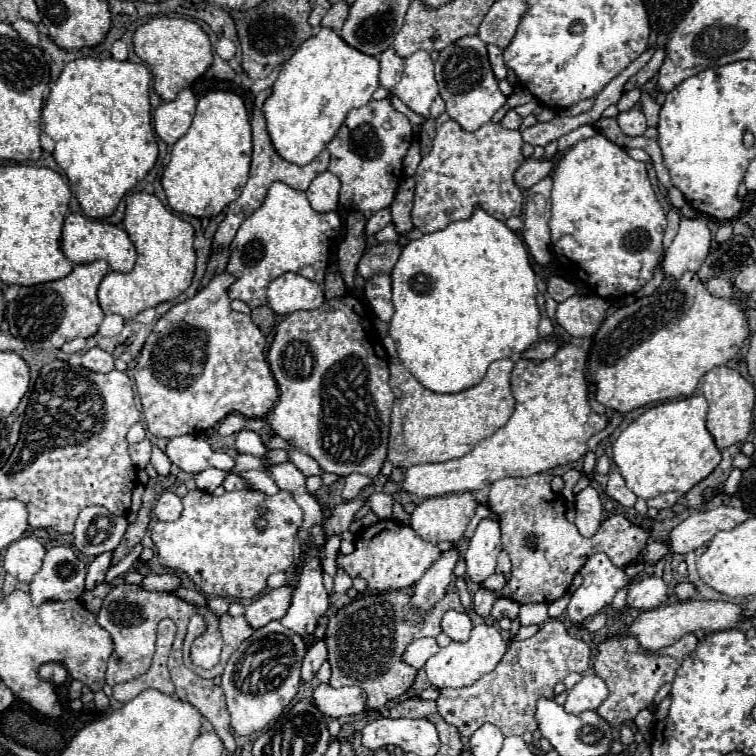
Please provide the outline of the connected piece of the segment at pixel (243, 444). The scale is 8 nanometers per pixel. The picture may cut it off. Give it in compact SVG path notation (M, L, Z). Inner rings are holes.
M239 430L235 434L235 448L241 454L253 454L257 458L265 458L271 450L271 448L265 446L261 434L257 434L253 430Z

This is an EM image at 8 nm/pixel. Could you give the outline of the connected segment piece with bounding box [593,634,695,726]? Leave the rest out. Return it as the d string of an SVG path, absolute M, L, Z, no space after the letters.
M689 634L681 640L681 660L679 660L679 658L665 656L659 652L645 652L641 648L641 644L637 644L637 640L633 640L631 636L611 638L611 640L601 642L593 668L595 668L595 674L601 676L605 680L605 684L609 686L609 696L597 708L597 714L603 720L607 720L609 724L621 726L621 724L631 722L641 710L645 710L653 704L653 696L657 694L657 690L675 678L675 672L681 666L683 658L691 654L691 646L695 648L693 634Z

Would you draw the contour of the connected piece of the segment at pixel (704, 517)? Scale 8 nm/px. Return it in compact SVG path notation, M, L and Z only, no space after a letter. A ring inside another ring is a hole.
M719 504L707 510L691 510L689 518L685 518L677 528L671 530L667 542L653 542L643 550L645 562L655 564L661 560L667 550L675 554L687 554L695 548L707 544L719 530L733 530L735 526L743 524L751 514L745 508L725 506Z

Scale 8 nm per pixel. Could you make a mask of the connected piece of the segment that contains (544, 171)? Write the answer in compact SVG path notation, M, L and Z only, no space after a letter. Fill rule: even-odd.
M539 158L539 160L525 160L525 164L515 172L515 180L519 184L519 188L527 190L533 184L537 184L539 180L547 178L553 170L553 160L551 158Z

